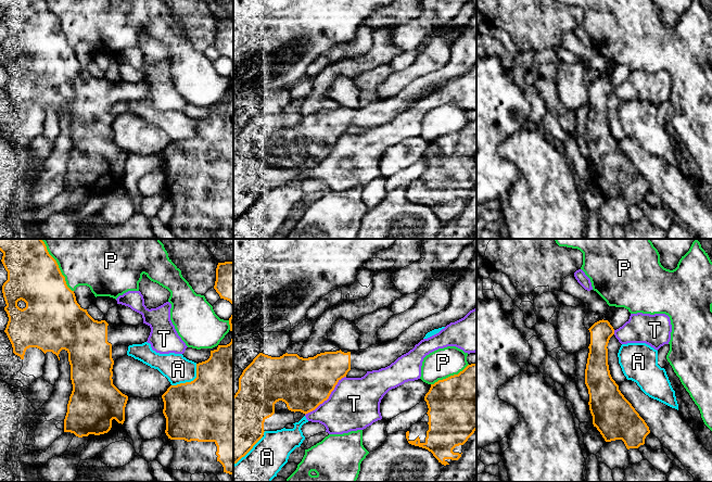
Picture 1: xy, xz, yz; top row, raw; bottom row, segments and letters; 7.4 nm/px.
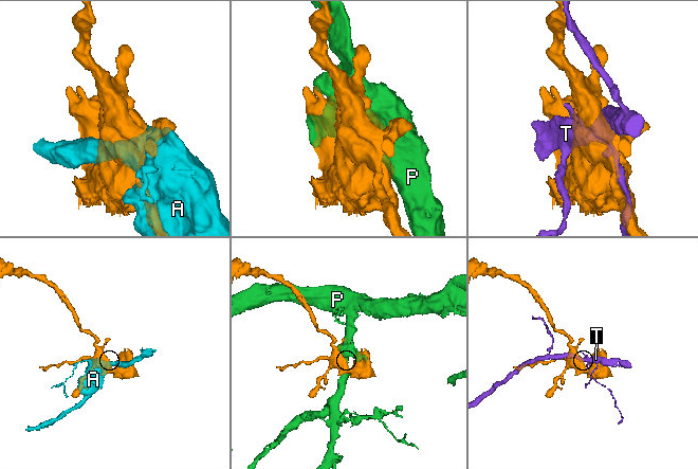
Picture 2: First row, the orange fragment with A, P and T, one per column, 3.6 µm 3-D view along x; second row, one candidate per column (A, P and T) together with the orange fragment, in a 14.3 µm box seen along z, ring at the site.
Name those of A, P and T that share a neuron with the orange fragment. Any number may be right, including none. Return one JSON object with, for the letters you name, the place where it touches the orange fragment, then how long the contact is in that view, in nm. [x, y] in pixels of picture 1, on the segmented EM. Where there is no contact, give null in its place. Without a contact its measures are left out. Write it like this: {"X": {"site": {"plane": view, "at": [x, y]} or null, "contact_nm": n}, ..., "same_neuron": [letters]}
{"same_neuron": []}

